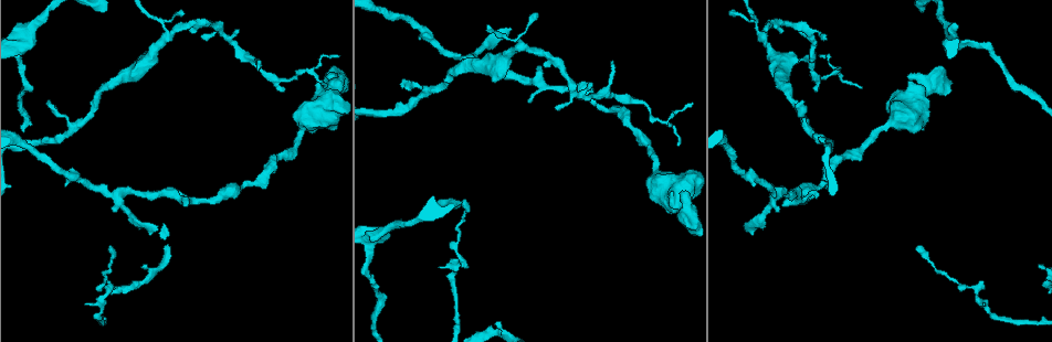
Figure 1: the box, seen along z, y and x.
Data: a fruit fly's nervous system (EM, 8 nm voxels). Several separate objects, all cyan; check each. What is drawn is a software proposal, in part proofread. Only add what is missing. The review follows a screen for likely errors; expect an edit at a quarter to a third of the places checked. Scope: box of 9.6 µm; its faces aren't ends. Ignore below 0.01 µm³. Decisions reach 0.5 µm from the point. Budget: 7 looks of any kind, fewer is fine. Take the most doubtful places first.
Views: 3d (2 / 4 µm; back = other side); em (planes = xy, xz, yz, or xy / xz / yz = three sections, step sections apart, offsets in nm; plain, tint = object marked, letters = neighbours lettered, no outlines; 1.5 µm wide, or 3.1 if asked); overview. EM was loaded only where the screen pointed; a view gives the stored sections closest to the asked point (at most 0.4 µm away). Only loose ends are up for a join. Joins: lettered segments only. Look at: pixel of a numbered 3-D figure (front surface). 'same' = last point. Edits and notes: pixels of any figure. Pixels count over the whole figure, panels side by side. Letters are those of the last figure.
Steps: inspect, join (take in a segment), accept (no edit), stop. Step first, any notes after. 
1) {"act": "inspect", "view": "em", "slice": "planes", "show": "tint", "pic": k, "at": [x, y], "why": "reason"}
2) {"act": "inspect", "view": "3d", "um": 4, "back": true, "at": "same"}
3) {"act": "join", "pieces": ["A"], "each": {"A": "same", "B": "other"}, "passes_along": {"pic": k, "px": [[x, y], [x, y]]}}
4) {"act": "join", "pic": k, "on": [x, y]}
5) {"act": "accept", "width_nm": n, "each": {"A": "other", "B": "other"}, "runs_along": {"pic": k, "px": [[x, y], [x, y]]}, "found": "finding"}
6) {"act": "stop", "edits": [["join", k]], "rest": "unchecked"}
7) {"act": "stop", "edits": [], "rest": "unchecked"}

{"act": "inspect", "view": "3d", "um": 2, "pic": 1, "at": [744, 228]}

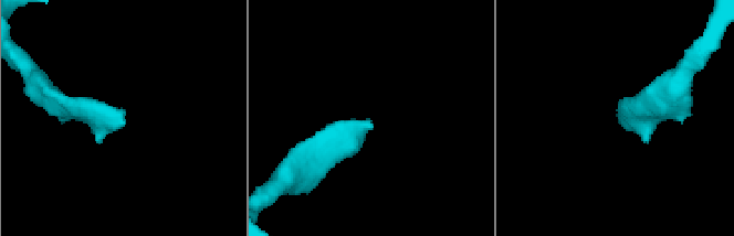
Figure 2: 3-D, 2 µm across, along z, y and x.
{"act": "inspect", "view": "em", "slice": "xz", "step": 8, "show": "tint", "pic": 2, "at": [623, 124]}

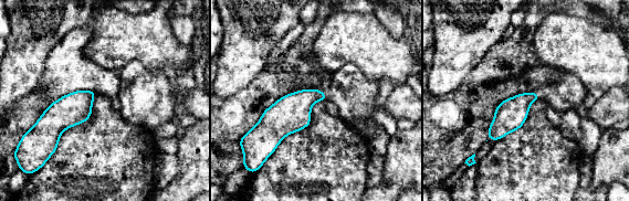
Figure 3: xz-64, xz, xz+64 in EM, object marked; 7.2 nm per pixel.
{"act": "inspect", "view": "em", "slice": "planes", "show": "letters", "at": "same"}

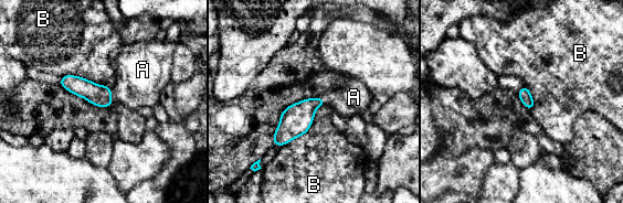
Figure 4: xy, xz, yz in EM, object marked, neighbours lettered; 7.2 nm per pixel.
{"act": "join", "pieces": ["A"], "each": {"A": "same", "B": "other"}, "found": "the neuron continues"}

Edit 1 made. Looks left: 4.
{"act": "inspect", "view": "em", "slice": "planes", "show": "letters", "pic": 1, "at": [729, 13], "why": "branch stops here"}

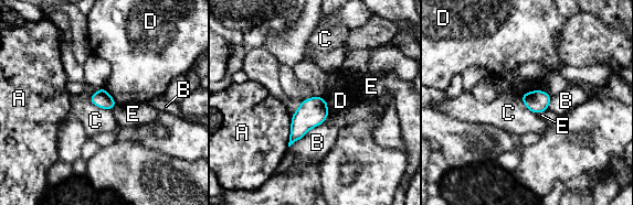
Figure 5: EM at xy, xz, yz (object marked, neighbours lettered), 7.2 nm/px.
{"act": "accept", "width_nm": 120, "longest_contact_nm": ["B", 340], "each": {"A": "other", "B": "other", "C": "other", "D": "other", "E": "other"}, "found": "none of them fits"}

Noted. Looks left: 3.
{"act": "inspect", "view": "3d", "um": 2, "pic": 1, "at": [403, 86], "why": "branch stops here"}

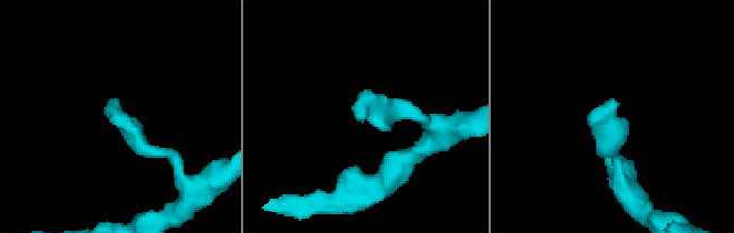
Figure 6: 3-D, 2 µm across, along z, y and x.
{"act": "inspect", "view": "em", "slice": "planes", "show": "plain", "pic": 6, "at": [610, 101]}

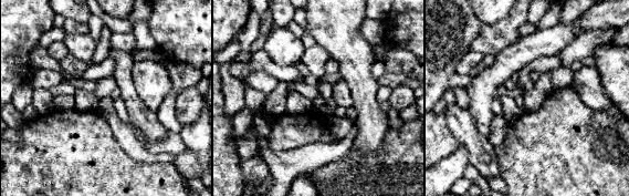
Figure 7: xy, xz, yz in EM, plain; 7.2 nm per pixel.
{"act": "inspect", "view": "em", "slice": "planes", "show": "letters", "at": "same"}

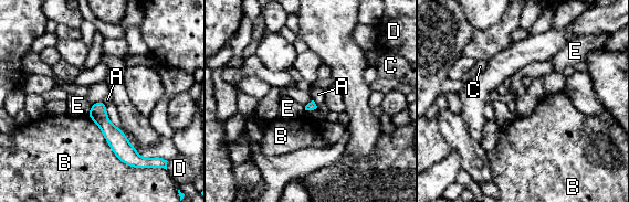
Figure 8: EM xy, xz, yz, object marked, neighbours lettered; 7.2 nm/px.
{"act": "accept", "each": {"A": "other", "B": "other", "C": "other", "D": "other", "E": "other"}, "found": "no lettered segment goes on from it"}

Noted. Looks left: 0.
{"act": "stop", "edits": [["join", 4]], "rest": "unchecked"}

